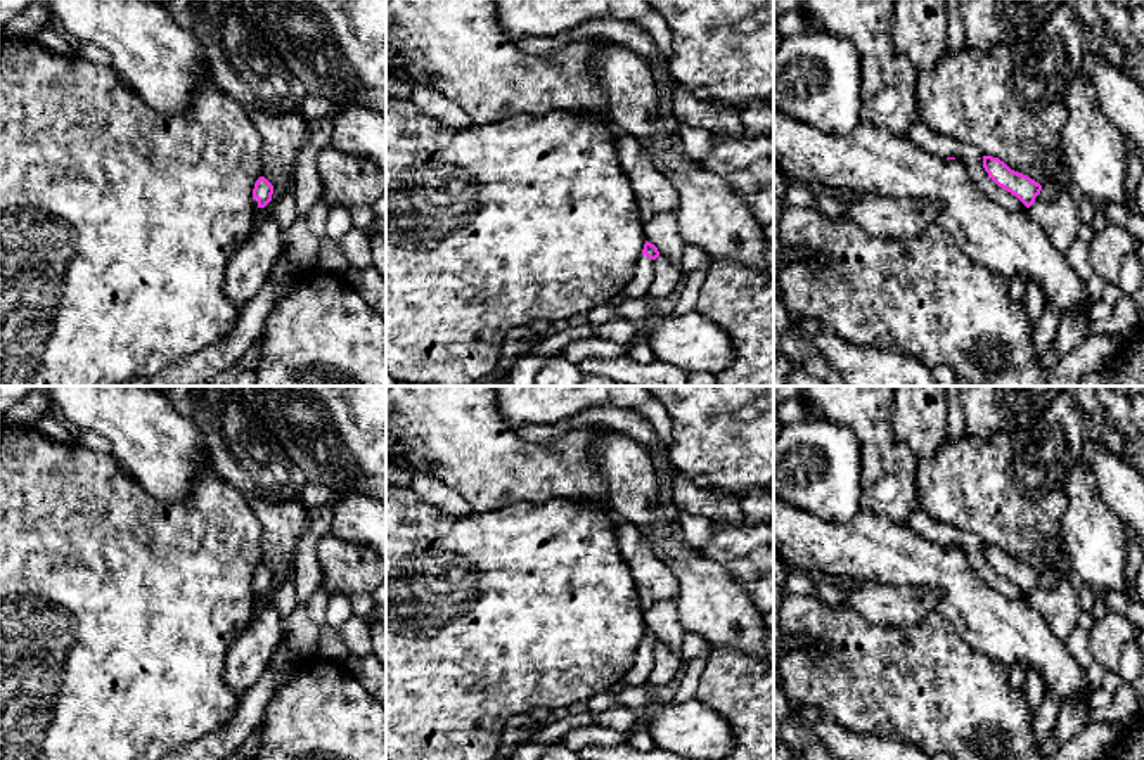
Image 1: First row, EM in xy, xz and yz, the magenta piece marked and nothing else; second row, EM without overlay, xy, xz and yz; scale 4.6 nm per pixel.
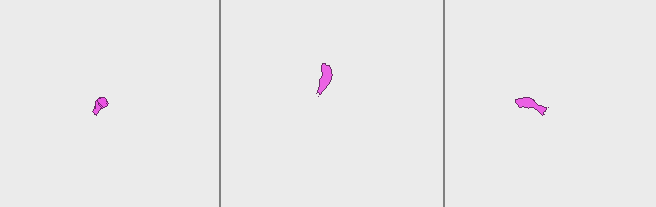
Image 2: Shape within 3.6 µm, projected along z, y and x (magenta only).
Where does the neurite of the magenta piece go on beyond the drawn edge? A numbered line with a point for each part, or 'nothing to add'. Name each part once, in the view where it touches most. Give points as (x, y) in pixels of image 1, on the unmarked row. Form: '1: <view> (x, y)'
1: yz (1049, 579)

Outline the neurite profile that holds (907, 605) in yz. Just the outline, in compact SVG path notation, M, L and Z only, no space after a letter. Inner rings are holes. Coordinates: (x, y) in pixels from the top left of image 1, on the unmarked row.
M845 582L846 606L872 623L910 627L938 609L938 592L912 583Z

